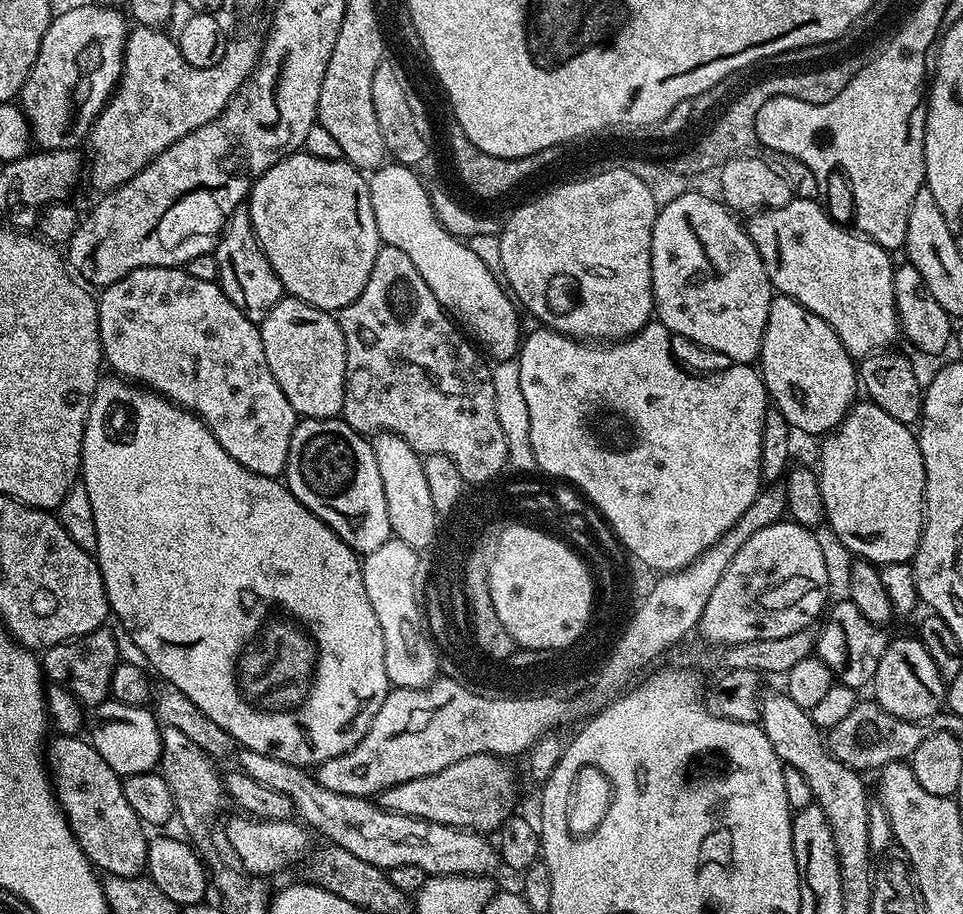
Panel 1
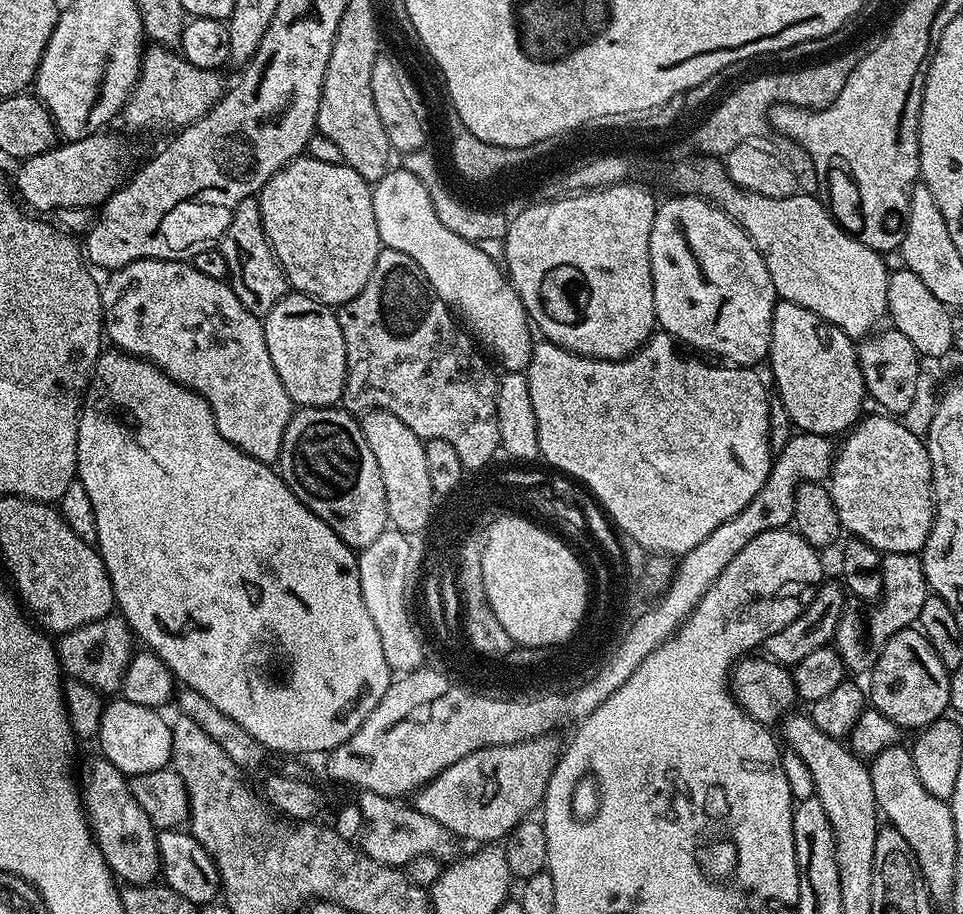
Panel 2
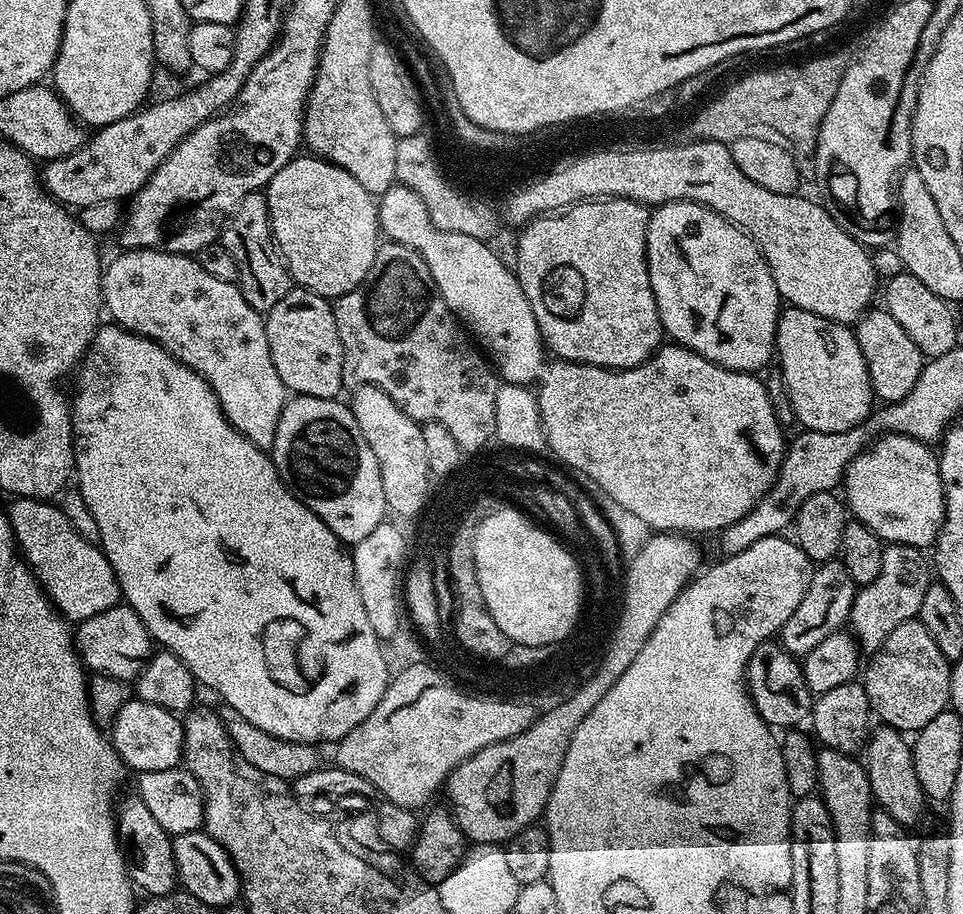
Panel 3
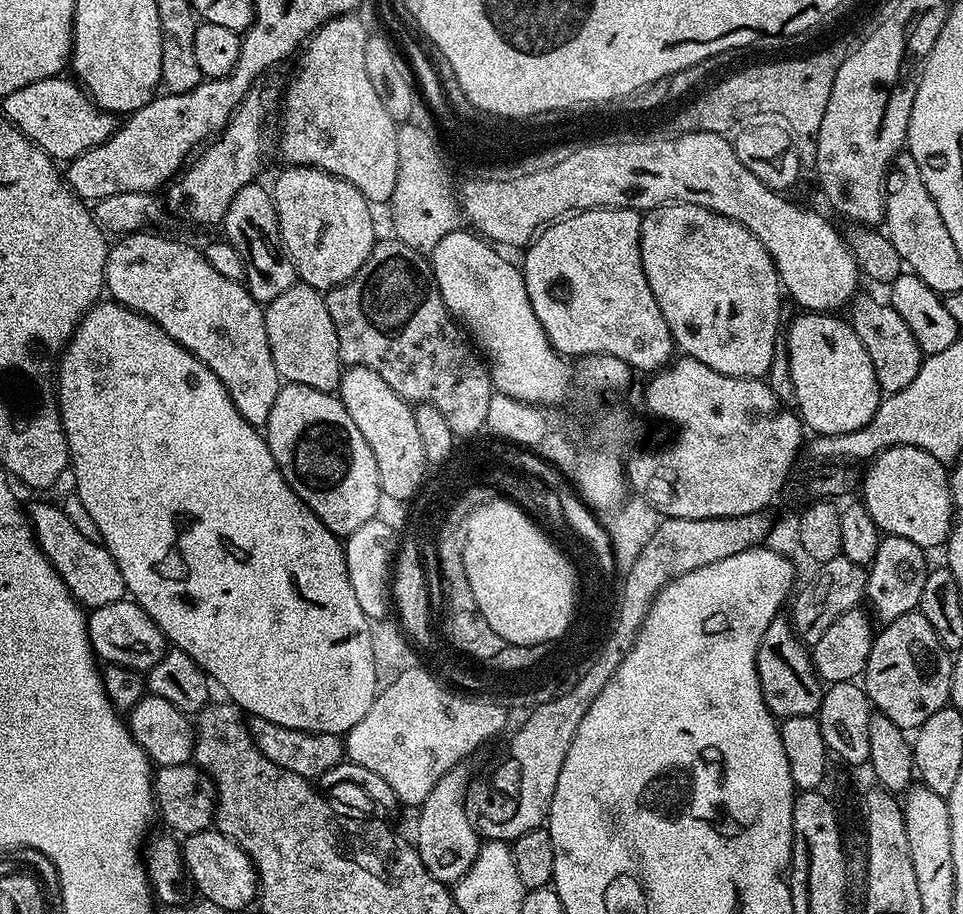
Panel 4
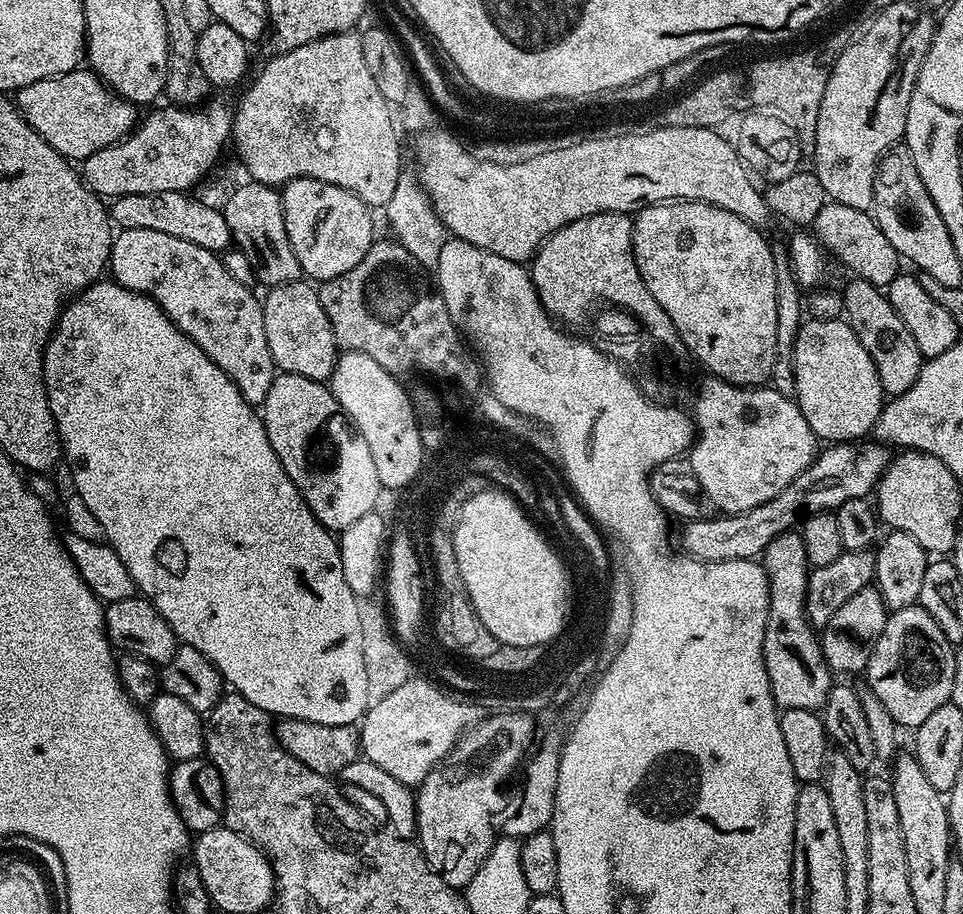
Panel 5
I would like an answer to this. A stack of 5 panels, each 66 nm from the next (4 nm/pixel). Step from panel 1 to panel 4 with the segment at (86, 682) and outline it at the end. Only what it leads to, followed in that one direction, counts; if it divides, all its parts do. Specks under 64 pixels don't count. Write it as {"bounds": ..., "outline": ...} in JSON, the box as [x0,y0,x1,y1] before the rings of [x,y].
{"bounds":[87,598,166,674],"outline":[[[125,598],[110,602],[110,606],[98,606],[87,613],[87,618],[88,641],[105,665],[131,668],[144,674],[164,657],[166,641],[162,630],[135,600]]]}

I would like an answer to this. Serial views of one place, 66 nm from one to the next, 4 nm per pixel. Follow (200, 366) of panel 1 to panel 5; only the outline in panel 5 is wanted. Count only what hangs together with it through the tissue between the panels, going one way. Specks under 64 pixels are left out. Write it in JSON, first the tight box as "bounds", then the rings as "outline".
{"bounds":[110,228,278,405],"outline":[[[122,228],[112,237],[110,276],[131,292],[152,297],[178,328],[231,378],[248,404],[263,405],[266,394],[278,374],[276,363],[270,354],[270,346],[266,346],[264,305],[261,297],[255,296],[257,293],[253,289],[242,286],[242,282],[236,281],[230,275],[230,270],[226,270],[223,259],[217,253],[202,250],[202,246],[186,242],[186,238],[162,234],[162,230]]]}

